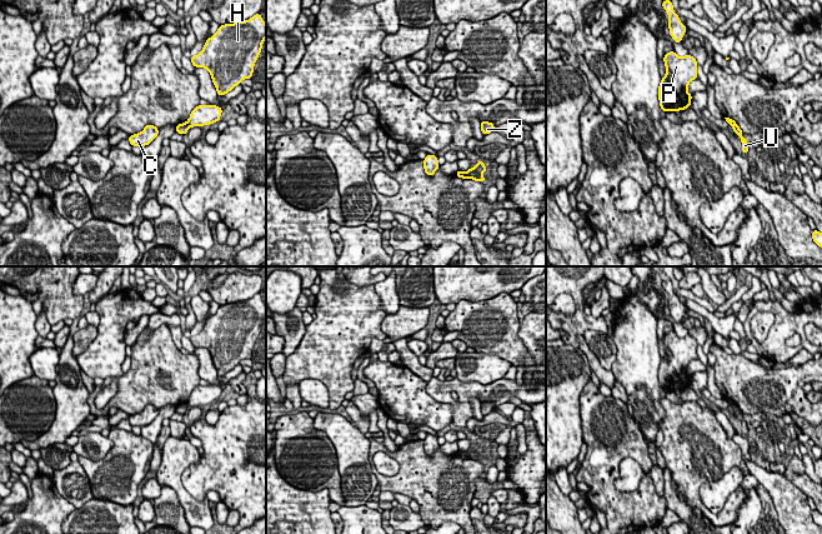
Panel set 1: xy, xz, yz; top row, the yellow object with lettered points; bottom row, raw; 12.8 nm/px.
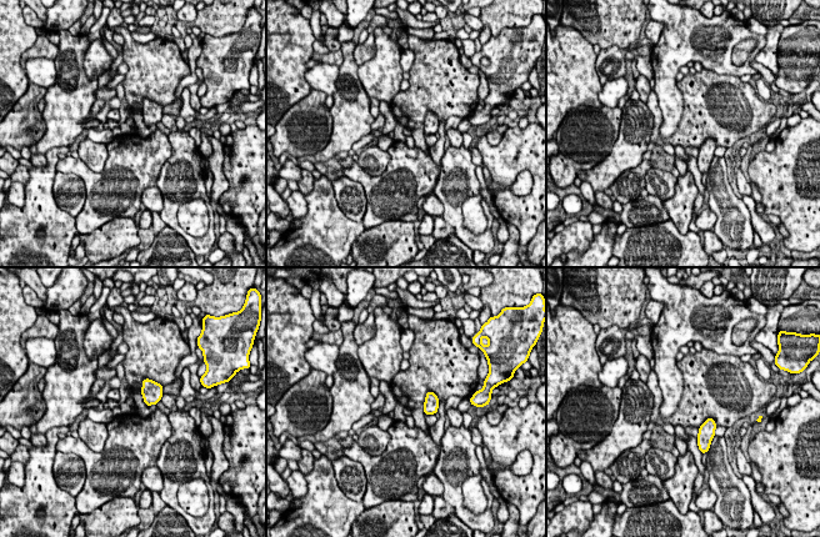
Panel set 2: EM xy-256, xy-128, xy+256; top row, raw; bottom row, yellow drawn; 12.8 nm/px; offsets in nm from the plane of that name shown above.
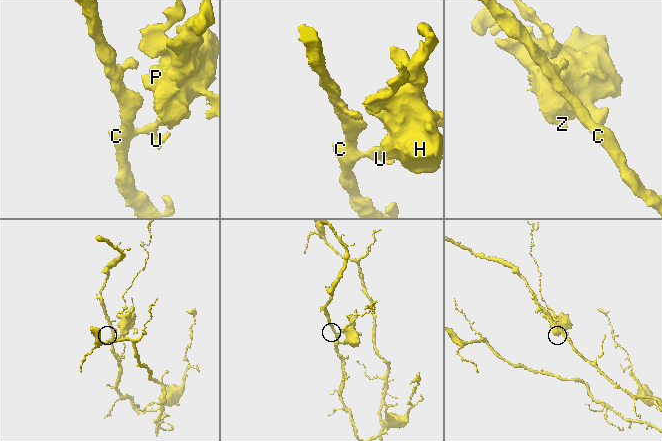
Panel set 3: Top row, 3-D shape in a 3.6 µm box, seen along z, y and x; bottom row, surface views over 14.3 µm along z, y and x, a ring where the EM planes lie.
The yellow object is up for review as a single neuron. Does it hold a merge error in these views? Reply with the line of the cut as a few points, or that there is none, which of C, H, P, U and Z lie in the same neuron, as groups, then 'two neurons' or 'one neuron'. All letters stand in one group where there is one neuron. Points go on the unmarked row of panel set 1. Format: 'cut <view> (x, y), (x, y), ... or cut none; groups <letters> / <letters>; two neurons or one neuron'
cut xy (185, 403), (189, 405); groups C U / H P Z; two neurons

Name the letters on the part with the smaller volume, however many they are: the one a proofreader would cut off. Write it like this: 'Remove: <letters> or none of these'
Remove: H, P, Z

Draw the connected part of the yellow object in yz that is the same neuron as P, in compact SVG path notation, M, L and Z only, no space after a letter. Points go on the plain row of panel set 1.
M675 331L663 336L666 355L661 359L658 379L661 389L667 391L685 390L691 386L692 375L688 374L688 364L697 359L697 341L687 334L678 338Z

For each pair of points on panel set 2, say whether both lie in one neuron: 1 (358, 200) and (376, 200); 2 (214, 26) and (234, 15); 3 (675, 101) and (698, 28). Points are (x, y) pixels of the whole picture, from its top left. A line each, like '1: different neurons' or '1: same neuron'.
1: different neurons
2: same neuron
3: same neuron

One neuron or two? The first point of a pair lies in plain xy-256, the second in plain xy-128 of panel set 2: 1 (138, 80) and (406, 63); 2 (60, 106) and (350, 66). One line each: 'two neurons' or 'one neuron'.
1: two neurons
2: one neuron

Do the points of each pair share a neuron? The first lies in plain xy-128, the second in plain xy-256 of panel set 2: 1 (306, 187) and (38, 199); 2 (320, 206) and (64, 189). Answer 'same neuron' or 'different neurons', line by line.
1: different neurons
2: different neurons

